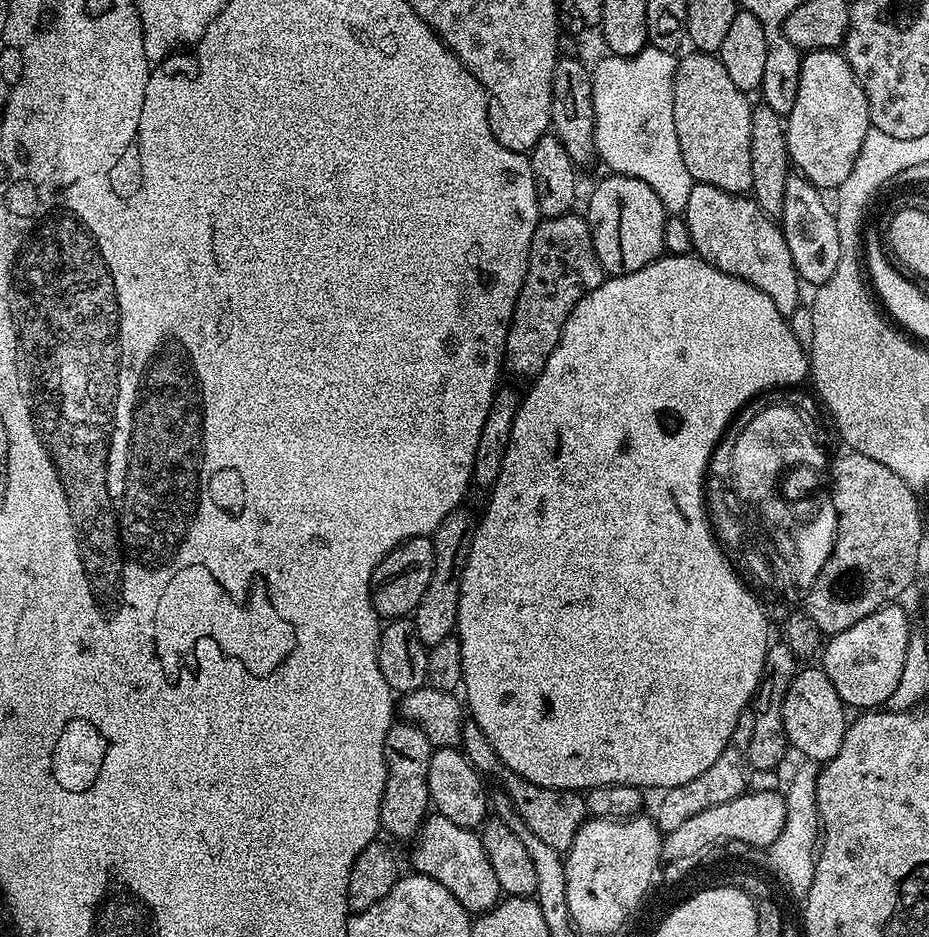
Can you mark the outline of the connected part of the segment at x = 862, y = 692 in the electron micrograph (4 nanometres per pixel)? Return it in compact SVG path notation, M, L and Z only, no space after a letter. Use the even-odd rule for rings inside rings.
M899 603L886 604L874 614L854 622L850 630L842 630L827 637L822 648L822 667L826 678L834 682L838 698L849 709L876 710L887 705L888 700L898 690L902 678L902 662L906 662L908 649L908 616L900 609Z

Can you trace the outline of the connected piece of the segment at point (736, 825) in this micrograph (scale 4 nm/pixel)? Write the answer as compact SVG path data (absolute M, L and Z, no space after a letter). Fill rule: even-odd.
M752 792L734 798L730 802L722 802L722 806L710 806L710 810L702 810L702 814L694 814L678 826L678 830L667 833L662 840L662 856L665 861L679 862L681 858L695 854L704 849L704 844L717 838L735 838L735 840L753 840L763 843L778 838L782 834L782 826L786 822L786 806L783 795L775 792Z

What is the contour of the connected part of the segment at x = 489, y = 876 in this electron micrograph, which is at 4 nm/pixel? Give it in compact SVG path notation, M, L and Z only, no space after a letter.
M432 814L421 824L412 846L412 864L416 867L413 869L419 875L434 878L446 886L446 890L458 898L460 905L469 914L488 912L500 903L502 893L498 877L494 874L494 866L490 866L490 858L486 858L486 850L473 829L454 826L450 818Z

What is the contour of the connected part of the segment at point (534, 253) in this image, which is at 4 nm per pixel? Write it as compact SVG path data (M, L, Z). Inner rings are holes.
M583 215L550 216L541 219L530 242L528 269L512 315L512 331L504 347L504 368L516 376L535 378L546 366L558 338L570 318L570 310L606 279L594 250L592 231Z

